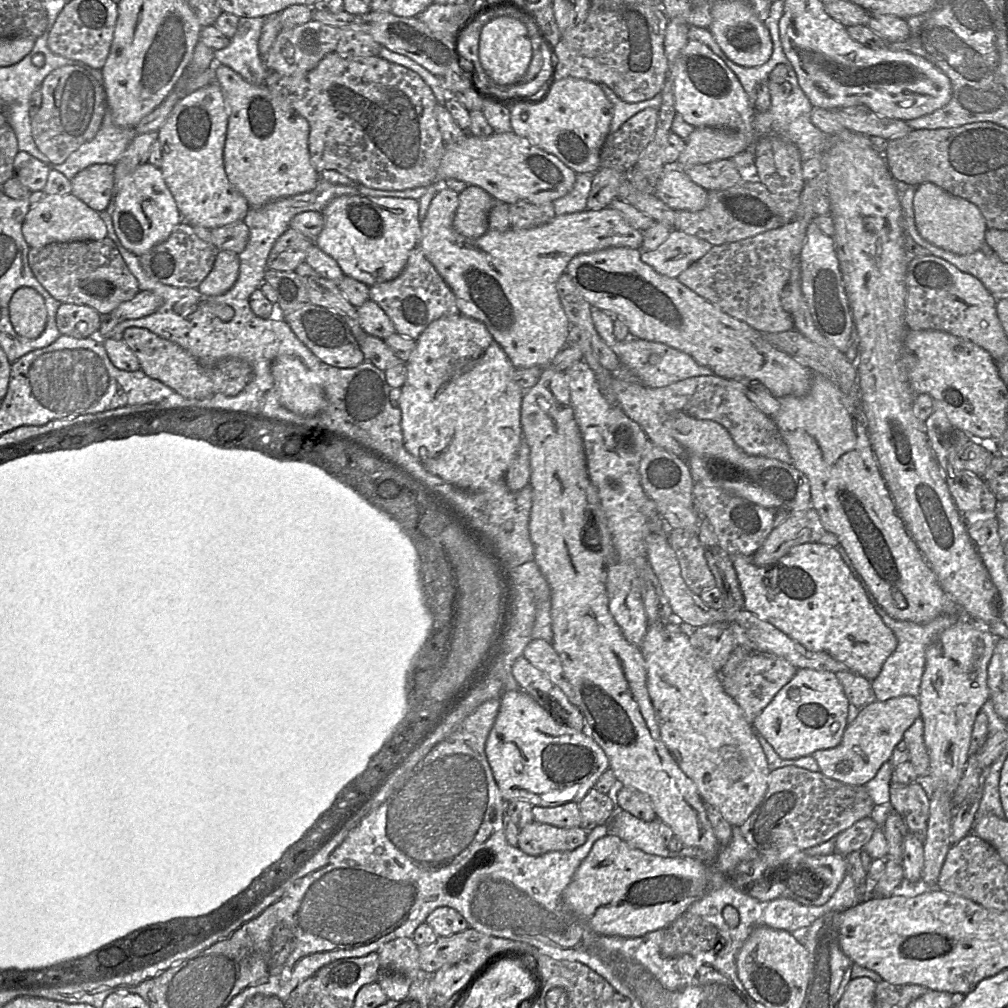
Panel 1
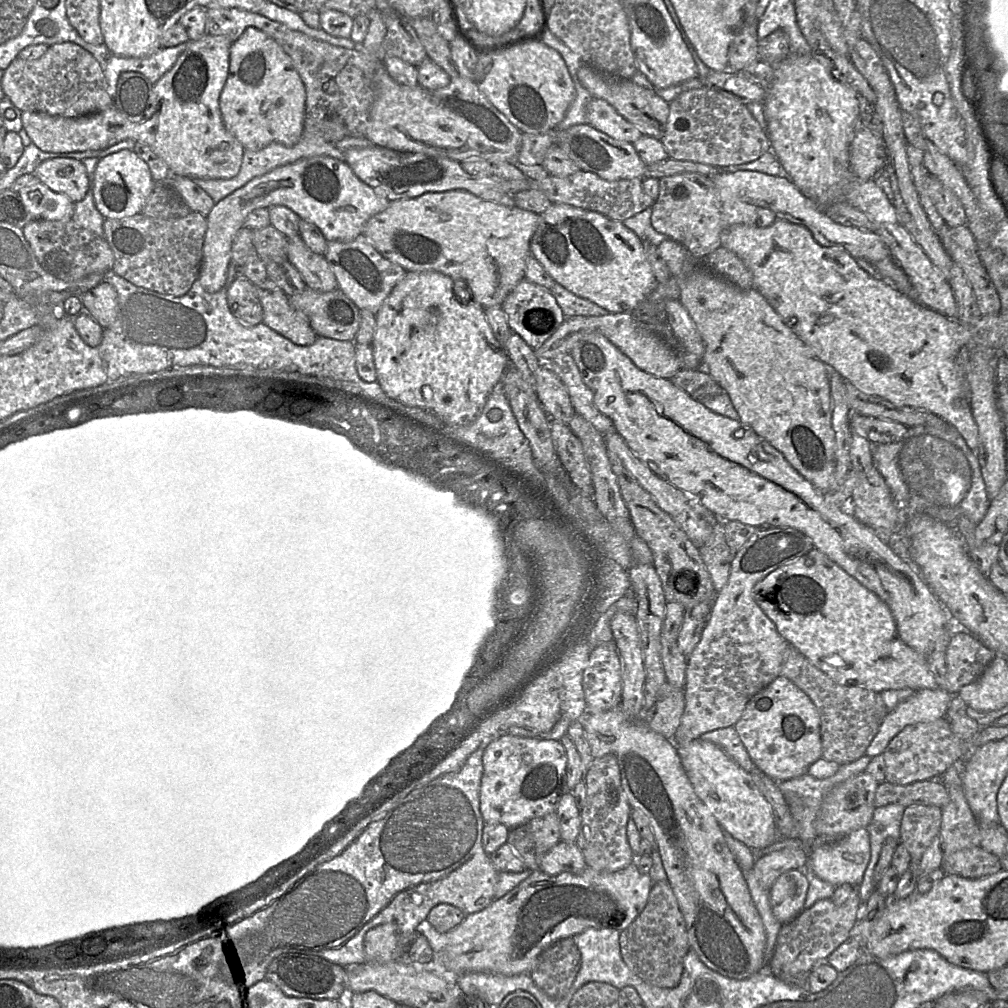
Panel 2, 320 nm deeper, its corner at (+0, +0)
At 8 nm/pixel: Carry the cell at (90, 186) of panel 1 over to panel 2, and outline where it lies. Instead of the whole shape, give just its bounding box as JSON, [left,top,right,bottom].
[33,158,89,203]

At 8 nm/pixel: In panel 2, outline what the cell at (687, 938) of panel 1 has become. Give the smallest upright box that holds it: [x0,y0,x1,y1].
[619,880,690,988]

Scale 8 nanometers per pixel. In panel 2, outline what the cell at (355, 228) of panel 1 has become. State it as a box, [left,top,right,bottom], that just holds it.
[198,156,389,293]

